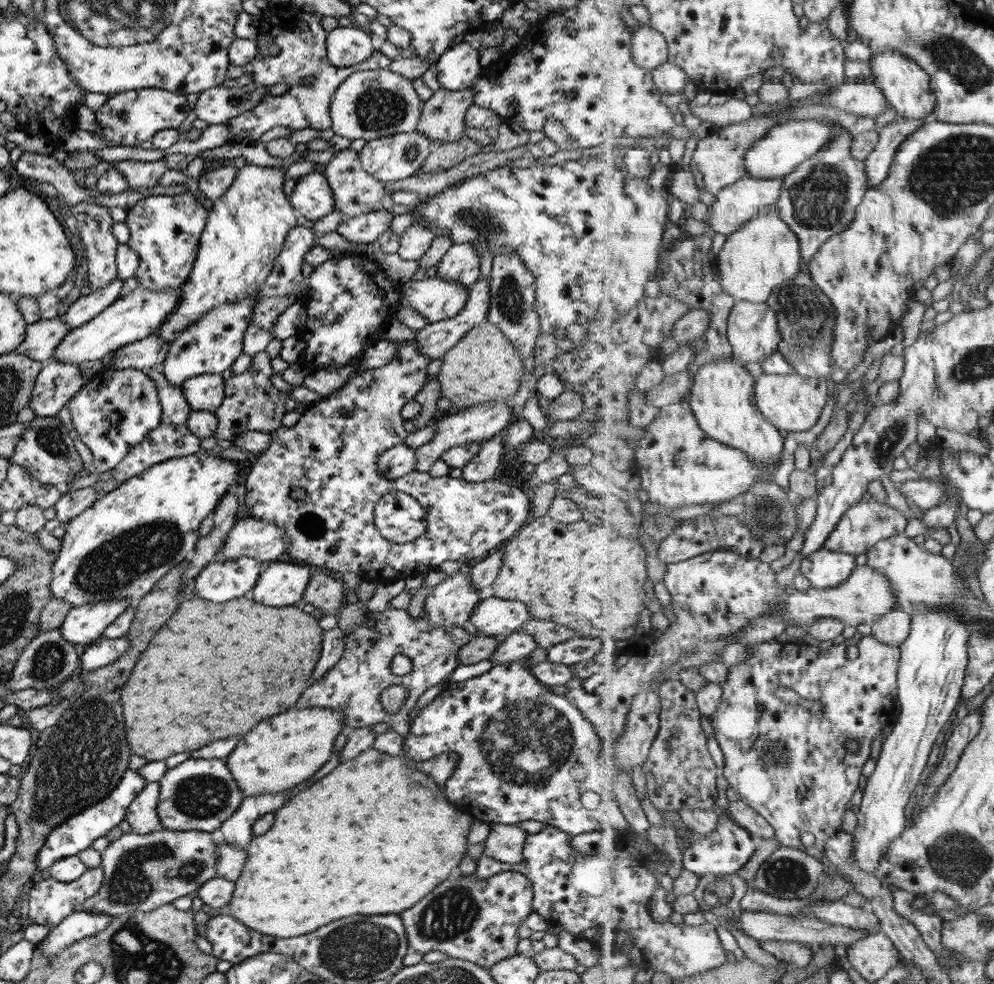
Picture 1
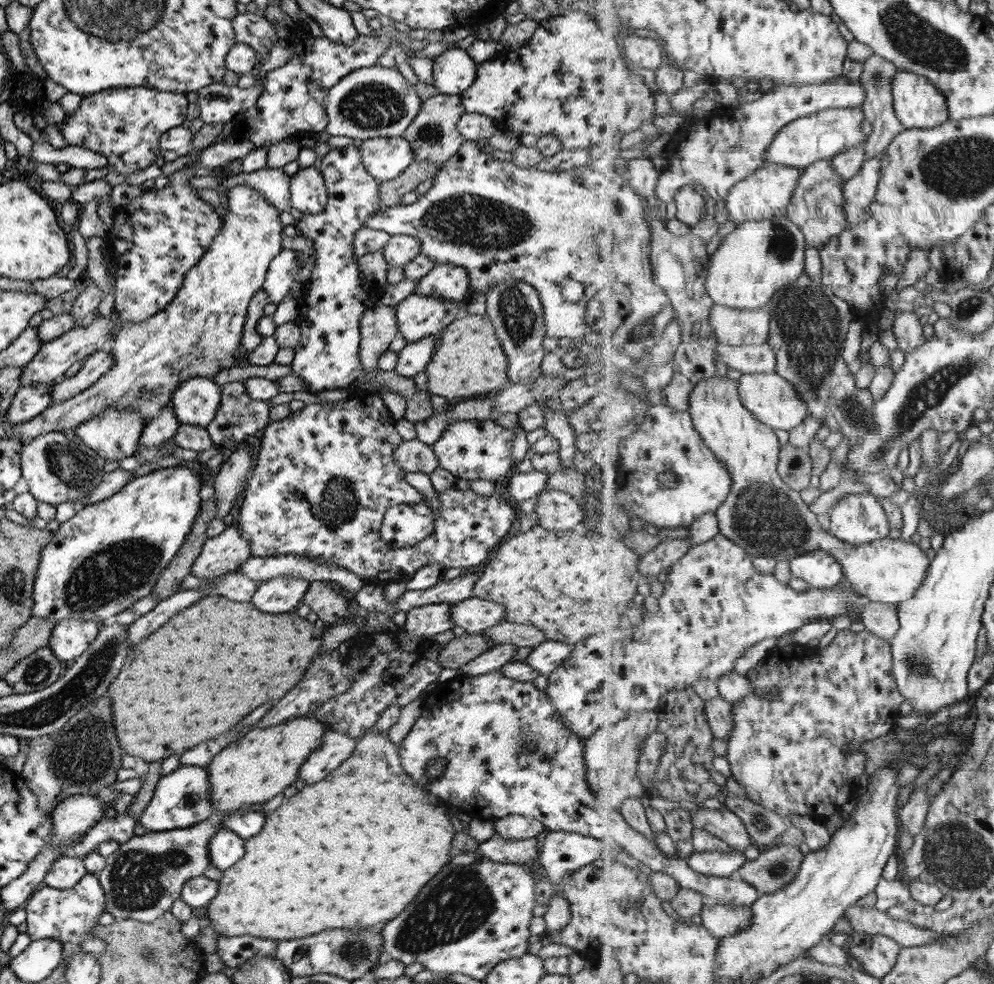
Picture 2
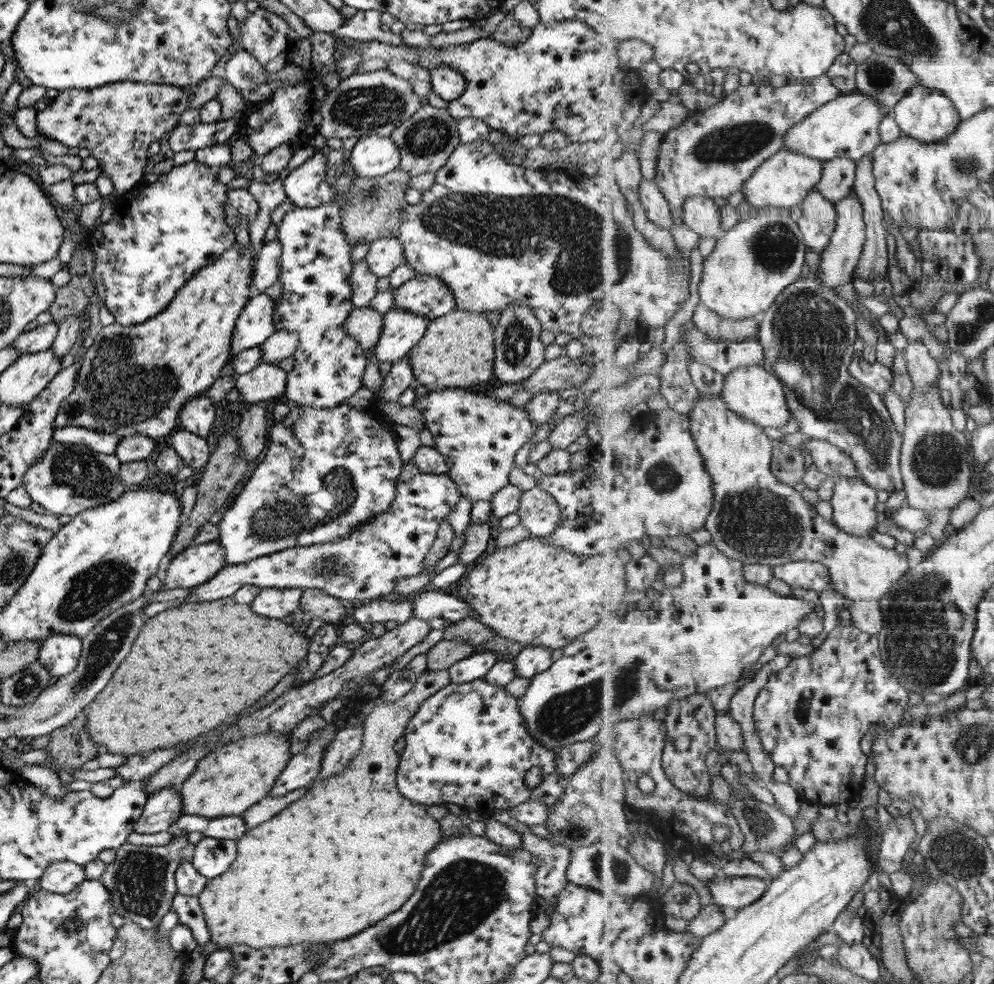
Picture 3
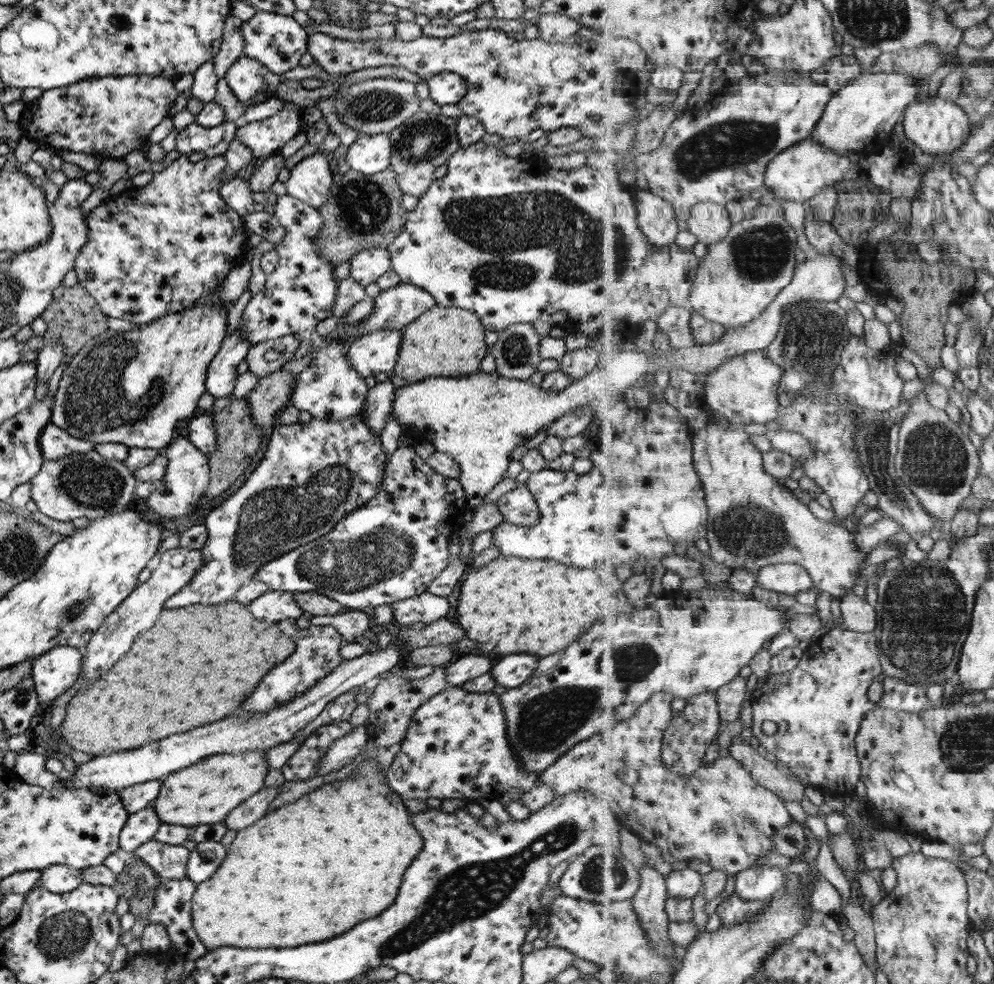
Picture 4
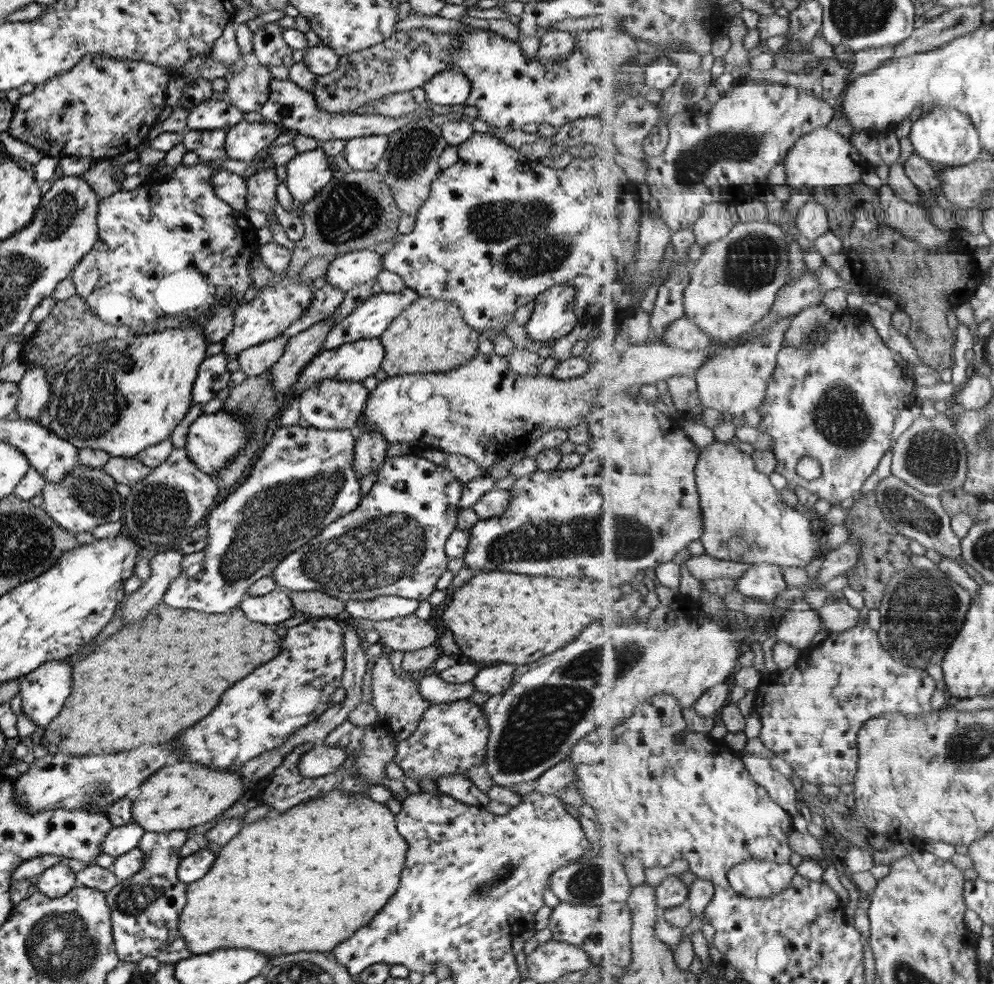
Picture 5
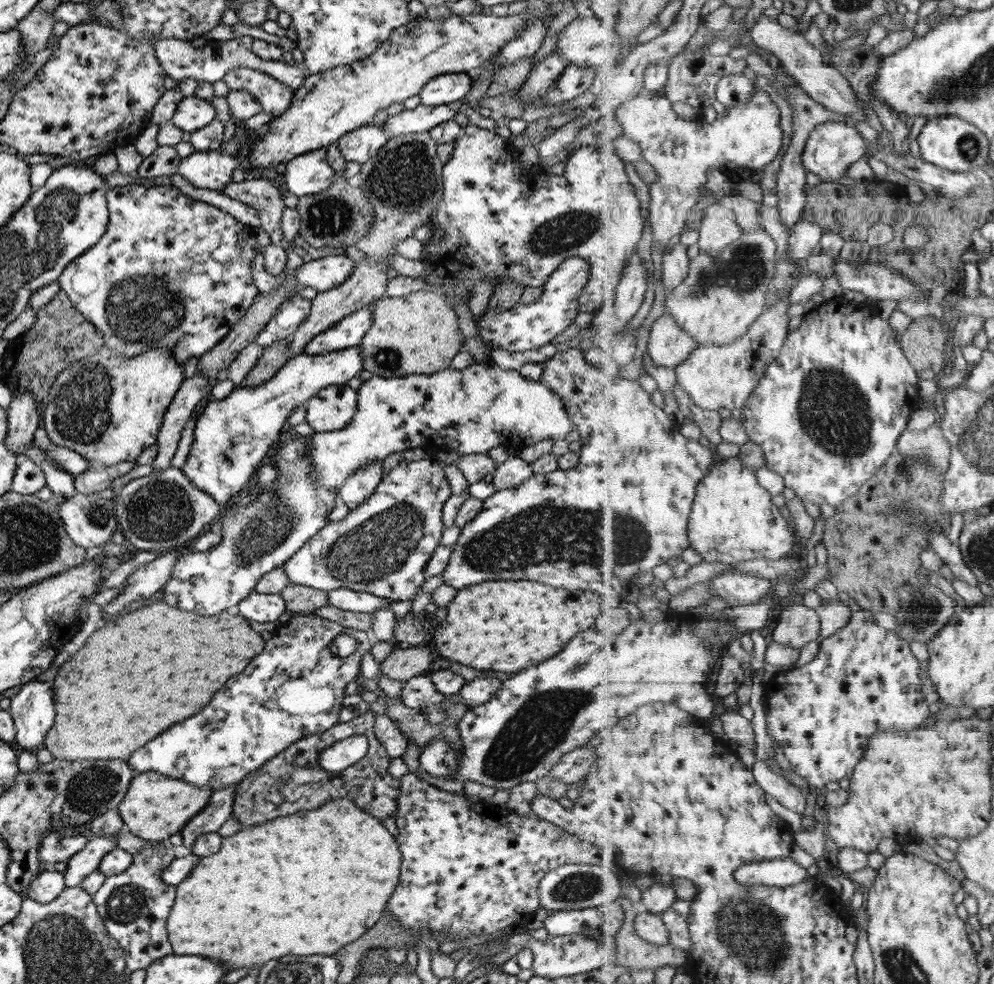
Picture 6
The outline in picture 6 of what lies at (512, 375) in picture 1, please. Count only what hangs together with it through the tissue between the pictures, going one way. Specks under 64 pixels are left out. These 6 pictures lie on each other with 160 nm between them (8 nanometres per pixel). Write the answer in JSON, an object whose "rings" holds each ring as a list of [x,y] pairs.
{"rings":[[[419,290],[410,292],[404,297],[383,295],[374,300],[370,321],[370,327],[356,346],[361,355],[362,369],[375,376],[395,378],[411,374],[435,373],[449,368],[451,358],[463,350],[463,338],[457,327],[455,311],[449,298],[443,294]]]}

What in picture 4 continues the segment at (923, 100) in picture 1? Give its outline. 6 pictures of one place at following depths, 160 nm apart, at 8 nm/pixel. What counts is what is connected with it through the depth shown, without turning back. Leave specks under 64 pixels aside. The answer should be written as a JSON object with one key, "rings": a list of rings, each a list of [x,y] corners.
{"rings":[[[935,98],[935,100],[927,100],[927,102],[917,100],[911,104],[905,112],[902,126],[905,138],[911,140],[923,153],[943,156],[943,154],[957,152],[967,144],[973,125],[970,116],[962,107],[949,100]]]}

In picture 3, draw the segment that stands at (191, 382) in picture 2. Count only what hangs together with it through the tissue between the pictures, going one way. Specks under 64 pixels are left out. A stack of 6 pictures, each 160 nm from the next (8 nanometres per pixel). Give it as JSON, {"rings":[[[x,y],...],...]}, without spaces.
{"rings":[[[205,392],[190,398],[178,412],[180,428],[201,438],[211,439],[211,426],[215,422],[217,406]]]}

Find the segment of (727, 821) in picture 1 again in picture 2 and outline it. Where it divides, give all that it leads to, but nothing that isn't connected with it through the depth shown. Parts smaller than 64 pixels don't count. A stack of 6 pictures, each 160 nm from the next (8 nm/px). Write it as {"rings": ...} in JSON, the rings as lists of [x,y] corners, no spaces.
{"rings":[[[732,847],[728,853],[693,851],[688,857],[688,863],[695,872],[716,877],[736,876],[736,870],[739,870],[746,862],[747,858],[743,853]]]}

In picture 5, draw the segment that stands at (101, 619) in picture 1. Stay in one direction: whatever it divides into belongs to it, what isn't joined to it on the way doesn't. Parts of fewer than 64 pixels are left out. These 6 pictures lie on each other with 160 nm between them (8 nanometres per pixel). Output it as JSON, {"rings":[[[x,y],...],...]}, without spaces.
{"rings":[[[48,660],[19,679],[21,710],[40,729],[57,716],[71,690],[71,663],[65,660]]]}

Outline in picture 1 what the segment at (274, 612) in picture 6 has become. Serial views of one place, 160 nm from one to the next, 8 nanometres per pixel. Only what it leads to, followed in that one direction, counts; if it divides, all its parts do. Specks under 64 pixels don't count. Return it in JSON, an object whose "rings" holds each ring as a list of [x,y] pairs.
{"rings":[[[278,559],[264,564],[264,569],[251,589],[253,600],[265,606],[289,606],[302,599],[302,594],[309,581],[308,566],[294,563],[290,559]]]}

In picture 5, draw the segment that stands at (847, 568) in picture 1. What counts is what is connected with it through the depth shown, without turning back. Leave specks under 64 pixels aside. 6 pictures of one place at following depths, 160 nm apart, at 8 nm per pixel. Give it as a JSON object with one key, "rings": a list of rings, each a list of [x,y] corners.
{"rings":[[[767,563],[754,565],[741,579],[736,580],[734,598],[744,595],[758,600],[775,600],[777,595],[790,590],[783,578],[783,569]]]}

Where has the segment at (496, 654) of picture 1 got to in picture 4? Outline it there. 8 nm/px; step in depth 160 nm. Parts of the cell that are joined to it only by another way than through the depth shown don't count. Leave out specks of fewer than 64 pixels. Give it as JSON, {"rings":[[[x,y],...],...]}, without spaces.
{"rings":[[[479,653],[465,654],[449,665],[444,666],[445,681],[451,686],[460,686],[489,672],[491,662]]]}

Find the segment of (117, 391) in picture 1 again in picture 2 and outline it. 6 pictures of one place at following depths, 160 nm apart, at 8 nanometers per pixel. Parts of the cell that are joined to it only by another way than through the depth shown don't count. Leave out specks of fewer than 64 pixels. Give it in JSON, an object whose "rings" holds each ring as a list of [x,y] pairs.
{"rings":[[[106,406],[102,412],[94,414],[89,420],[74,428],[77,438],[91,450],[94,450],[105,462],[119,461],[135,454],[138,448],[138,438],[147,420],[143,420],[138,412],[130,408],[114,408]]]}

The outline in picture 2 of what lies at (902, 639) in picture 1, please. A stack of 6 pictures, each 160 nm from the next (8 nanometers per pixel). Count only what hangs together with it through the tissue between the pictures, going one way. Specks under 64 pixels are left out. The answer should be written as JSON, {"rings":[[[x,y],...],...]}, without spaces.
{"rings":[[[866,602],[861,618],[866,630],[889,642],[902,627],[899,621],[899,608],[895,604]]]}

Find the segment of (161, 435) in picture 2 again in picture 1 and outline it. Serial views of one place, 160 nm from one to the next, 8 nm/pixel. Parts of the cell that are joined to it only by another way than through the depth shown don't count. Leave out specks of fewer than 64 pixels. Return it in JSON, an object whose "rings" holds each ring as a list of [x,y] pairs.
{"rings":[[[159,366],[149,367],[145,373],[155,382],[157,398],[161,407],[160,424],[184,424],[190,413],[185,397],[178,386],[171,386]]]}

